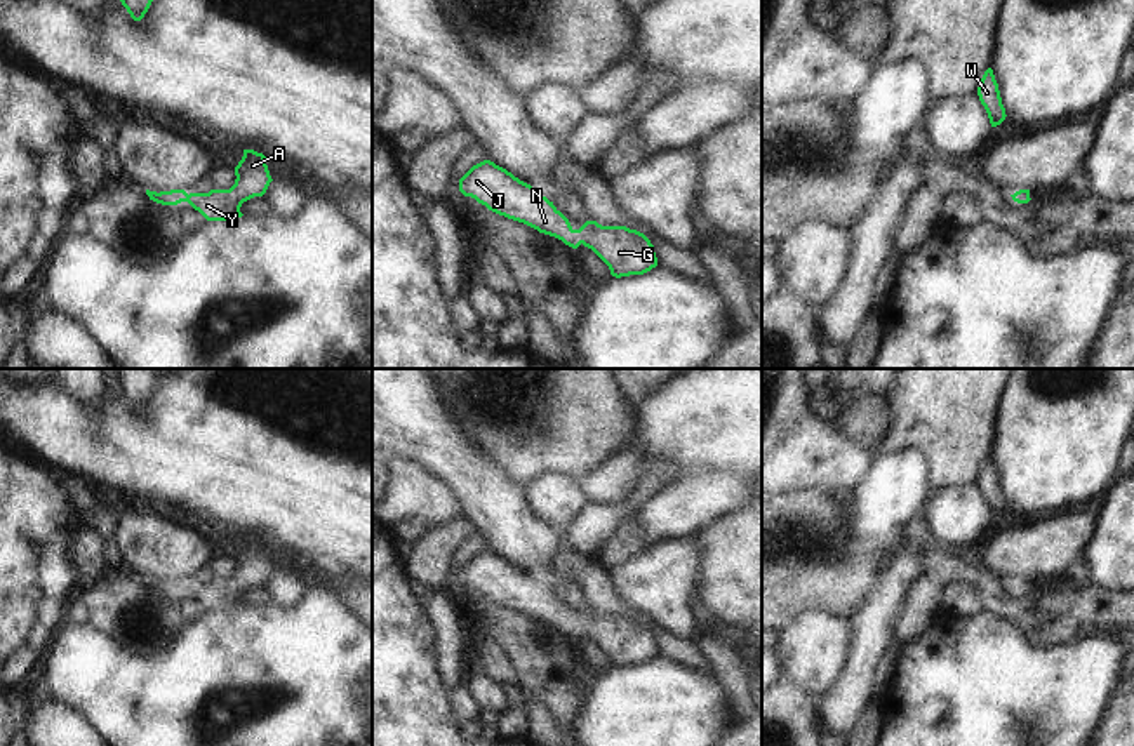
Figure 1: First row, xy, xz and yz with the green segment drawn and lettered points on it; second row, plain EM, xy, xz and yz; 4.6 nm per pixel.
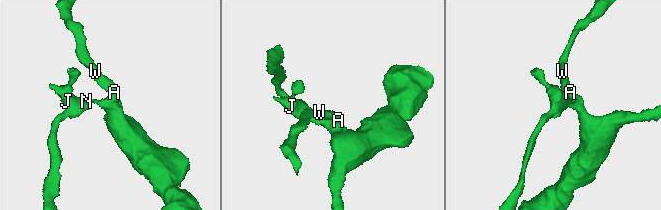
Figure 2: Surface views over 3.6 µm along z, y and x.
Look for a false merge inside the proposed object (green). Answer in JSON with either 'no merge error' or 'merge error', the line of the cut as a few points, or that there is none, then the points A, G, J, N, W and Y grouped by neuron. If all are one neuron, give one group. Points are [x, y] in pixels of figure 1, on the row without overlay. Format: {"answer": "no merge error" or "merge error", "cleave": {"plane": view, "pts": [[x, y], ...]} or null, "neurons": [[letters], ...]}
{"answer": "no merge error", "cleave": null, "neurons": [["A", "G", "J", "N", "W", "Y"]]}

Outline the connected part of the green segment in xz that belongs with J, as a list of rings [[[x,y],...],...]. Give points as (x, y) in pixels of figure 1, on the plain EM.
[[[490,550],[473,555],[459,569],[459,581],[489,600],[555,626],[572,638],[583,633],[616,668],[644,664],[657,656],[654,635],[644,623],[626,616],[602,616],[597,610],[586,610],[574,619],[553,591]]]

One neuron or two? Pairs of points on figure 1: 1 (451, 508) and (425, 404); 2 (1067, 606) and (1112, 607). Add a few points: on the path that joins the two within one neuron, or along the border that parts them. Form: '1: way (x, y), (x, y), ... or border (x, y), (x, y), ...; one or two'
1: border (409, 459), (439, 477), (451, 489), (463, 513); two
2: way (1077, 606), (1096, 606), (1101, 609); one

